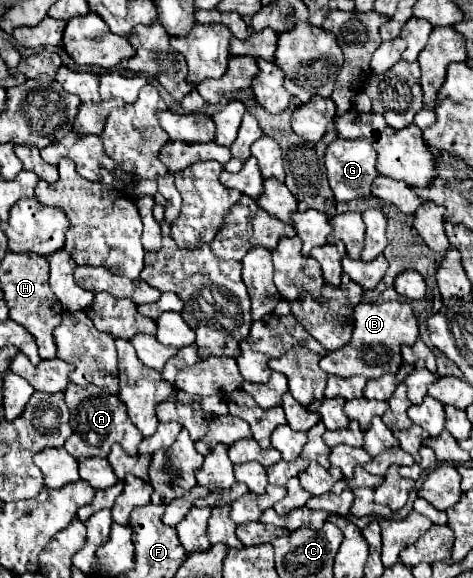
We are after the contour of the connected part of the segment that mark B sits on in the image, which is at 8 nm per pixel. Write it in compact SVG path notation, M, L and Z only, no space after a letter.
M362 301L354 309L354 329L352 339L342 349L330 351L324 359L320 359L320 369L328 375L338 377L352 377L362 375L366 379L378 379L386 373L396 373L402 357L400 345L414 345L418 339L418 321L410 303L406 301L384 301L384 303L370 303Z

